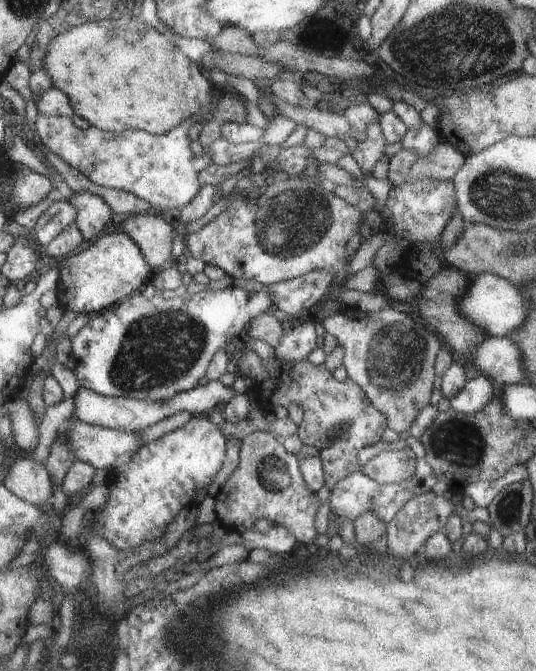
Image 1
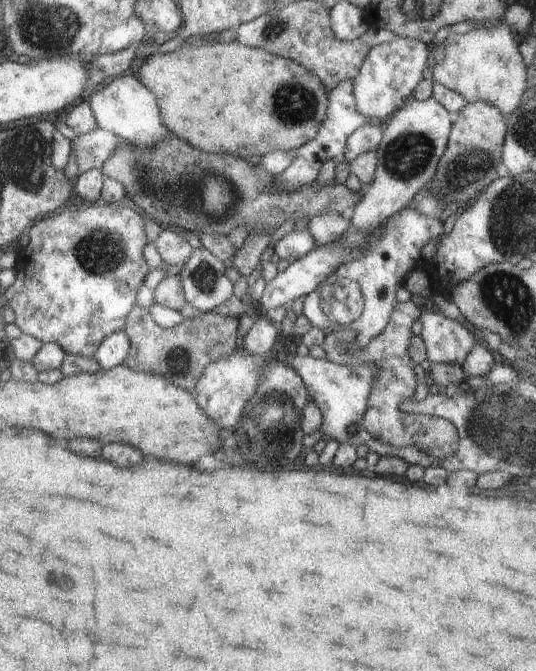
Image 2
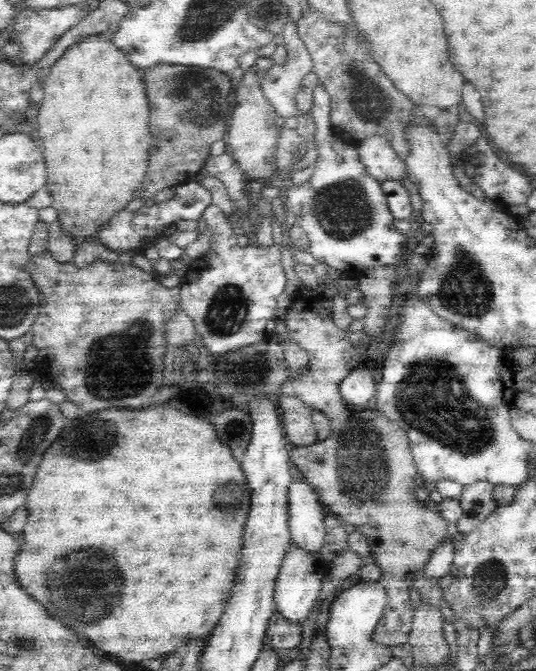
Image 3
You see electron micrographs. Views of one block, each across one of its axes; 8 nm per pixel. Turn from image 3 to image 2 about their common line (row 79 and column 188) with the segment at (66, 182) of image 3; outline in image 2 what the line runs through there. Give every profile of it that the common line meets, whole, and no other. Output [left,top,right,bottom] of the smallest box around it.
[139,41,332,158]

